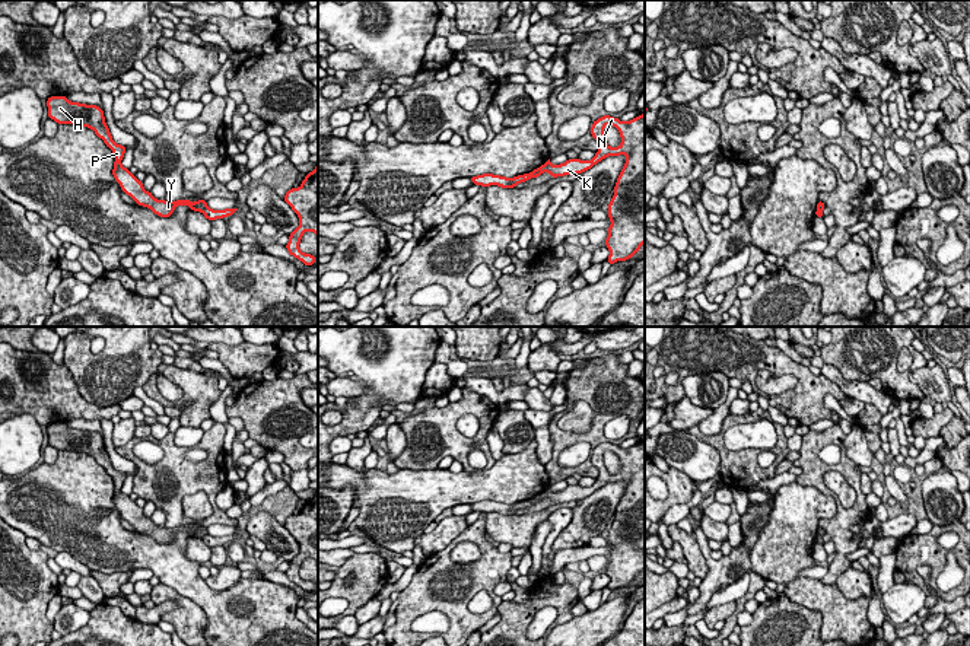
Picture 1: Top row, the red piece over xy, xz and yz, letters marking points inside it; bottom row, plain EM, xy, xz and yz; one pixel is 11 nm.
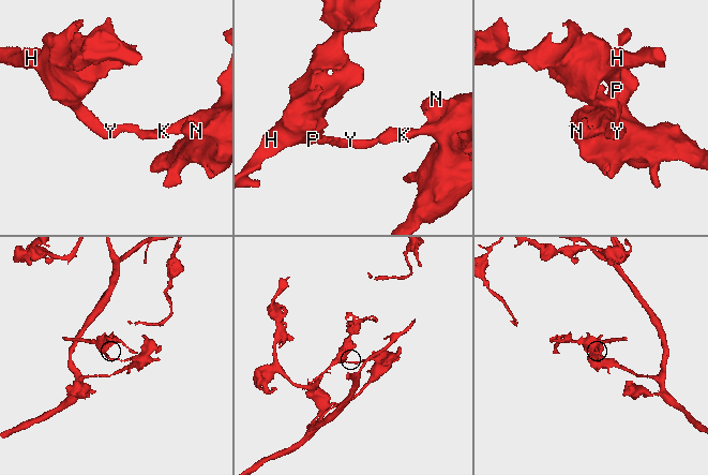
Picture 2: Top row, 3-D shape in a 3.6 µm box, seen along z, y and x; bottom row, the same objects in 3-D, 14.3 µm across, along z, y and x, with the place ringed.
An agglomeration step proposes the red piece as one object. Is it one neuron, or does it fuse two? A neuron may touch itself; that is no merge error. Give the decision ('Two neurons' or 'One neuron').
Two neurons

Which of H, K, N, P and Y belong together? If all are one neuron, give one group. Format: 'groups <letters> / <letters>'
groups H P Y / K N

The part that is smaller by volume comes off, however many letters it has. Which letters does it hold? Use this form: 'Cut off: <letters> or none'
Cut off: H, P, Y

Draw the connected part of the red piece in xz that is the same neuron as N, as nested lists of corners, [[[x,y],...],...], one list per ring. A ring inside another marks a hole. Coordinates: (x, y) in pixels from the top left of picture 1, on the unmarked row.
[[[640,440],[639,443],[626,449],[620,448],[618,445],[604,442],[592,449],[591,461],[600,472],[598,478],[591,487],[567,486],[564,490],[554,493],[548,486],[544,491],[534,496],[529,502],[532,505],[537,505],[544,499],[548,499],[553,505],[573,500],[578,502],[591,496],[607,483],[624,481],[627,484],[617,505],[614,522],[608,531],[608,545],[611,547],[611,551],[608,554],[605,573],[610,577],[610,583],[607,585],[607,588],[614,592],[617,588],[626,588],[632,585],[639,576],[642,576],[640,573],[645,570],[645,440]],[[607,451],[618,456],[621,464],[620,472],[608,472],[604,464],[604,454]]]

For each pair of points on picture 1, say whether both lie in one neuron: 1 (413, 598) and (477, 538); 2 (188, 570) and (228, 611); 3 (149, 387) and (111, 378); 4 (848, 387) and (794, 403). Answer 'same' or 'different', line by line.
1: same
2: same
3: different
4: different

